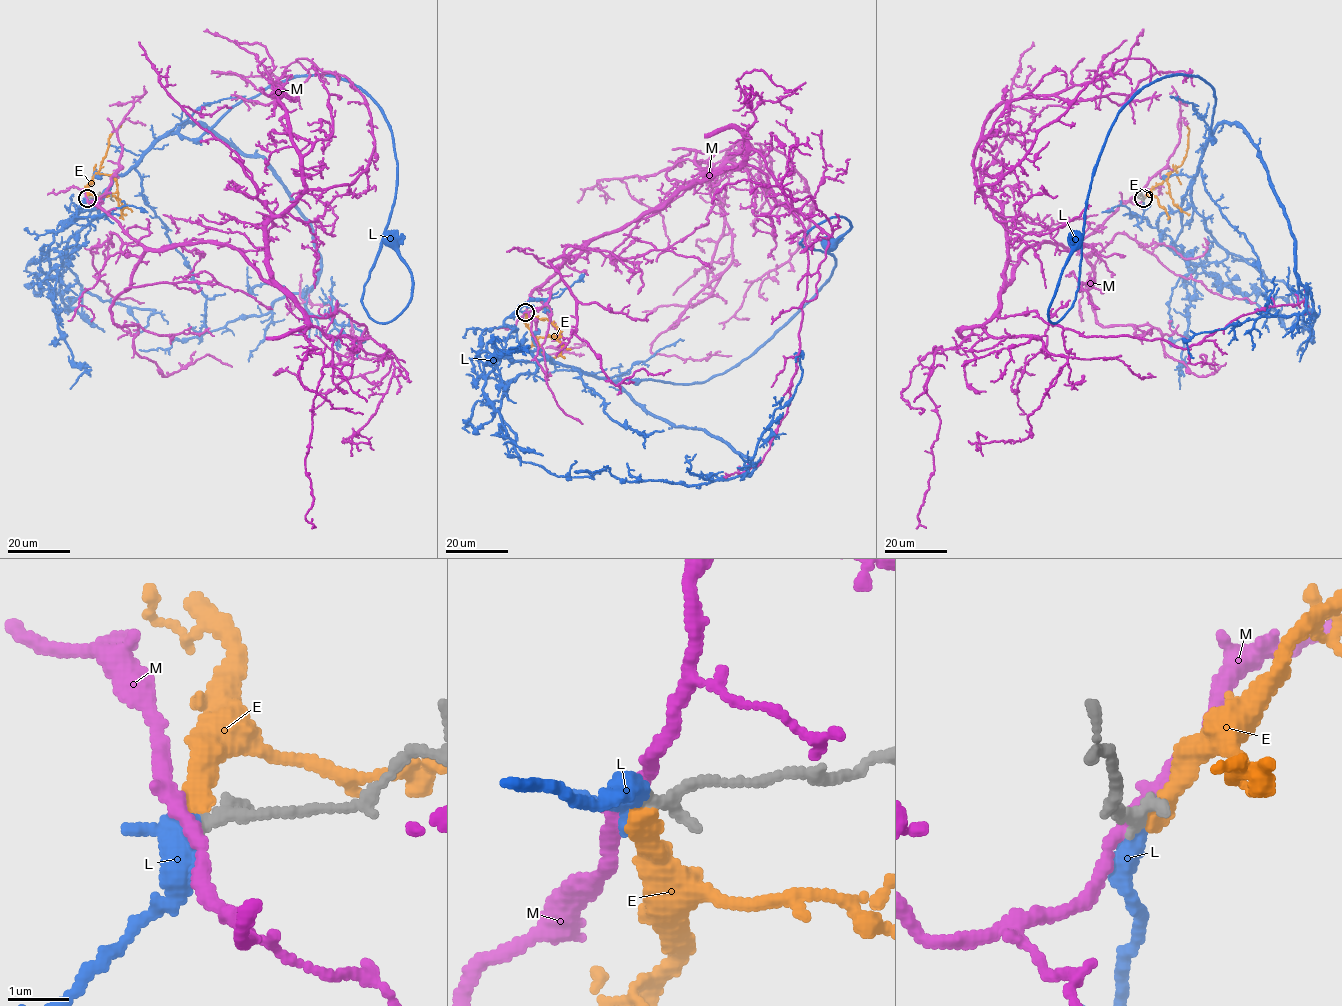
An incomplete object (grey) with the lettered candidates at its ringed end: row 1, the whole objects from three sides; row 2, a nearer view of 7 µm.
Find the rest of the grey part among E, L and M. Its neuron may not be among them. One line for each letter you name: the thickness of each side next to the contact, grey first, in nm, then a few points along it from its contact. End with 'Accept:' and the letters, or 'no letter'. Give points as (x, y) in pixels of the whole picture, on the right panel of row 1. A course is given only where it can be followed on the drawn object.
L: calibres 220 and 480 nm; course (1143, 198), (1155, 227), (1192, 203), (1215, 100), (1199, 76), (1117, 115), (1053, 323), (1073, 242)
Accept: L

